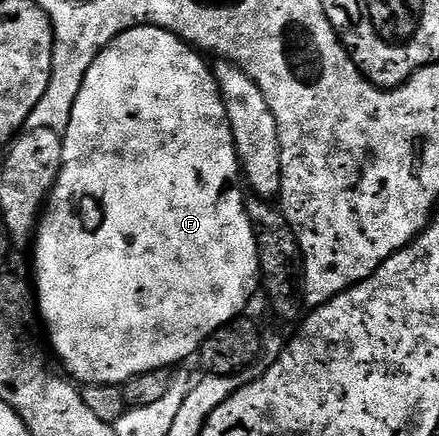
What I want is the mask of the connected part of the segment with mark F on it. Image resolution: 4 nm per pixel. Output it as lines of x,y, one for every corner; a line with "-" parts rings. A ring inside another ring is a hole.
139,26
133,30
122,32
115,38
110,45
105,48
100,55
90,64
86,76
82,80
82,92
78,92
78,100
74,100
74,108
70,116
70,124
62,131
64,147
62,148
62,168
58,172
58,180
54,184
48,201
38,219
36,236
34,239
34,251
36,250
36,286
34,282
34,293
38,307
39,317
46,327
46,338
52,341
50,350
53,355
60,357
63,373
67,375
73,383
83,384
84,386
119,386
123,387
134,376
142,372
154,372
155,370
167,370
179,367
184,364
188,357
195,355
200,346
206,339
218,332
228,322
234,322
245,313
248,306
248,298
258,294
260,286
260,261
258,260
258,244
254,240
254,228
250,216
244,207
246,201
246,190
242,185
242,175
240,172
240,161
236,155
236,145
234,136
230,128
230,120
226,116
226,104
220,95
220,85
216,83
216,75
211,65
207,66
205,55
201,51
191,47
187,42
178,37
177,34
166,32
157,26

